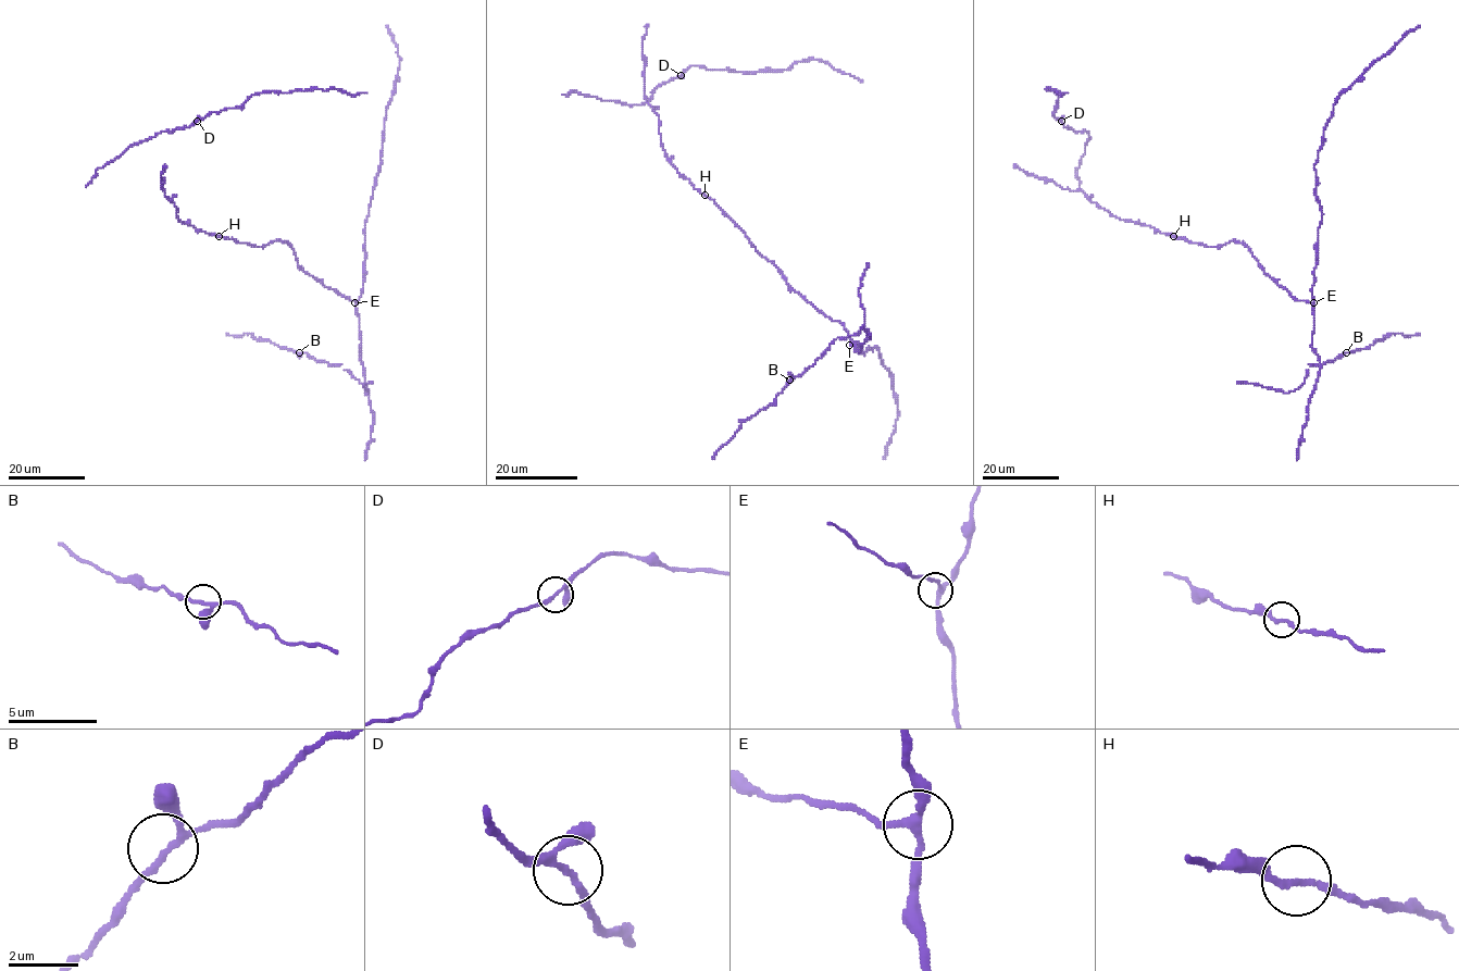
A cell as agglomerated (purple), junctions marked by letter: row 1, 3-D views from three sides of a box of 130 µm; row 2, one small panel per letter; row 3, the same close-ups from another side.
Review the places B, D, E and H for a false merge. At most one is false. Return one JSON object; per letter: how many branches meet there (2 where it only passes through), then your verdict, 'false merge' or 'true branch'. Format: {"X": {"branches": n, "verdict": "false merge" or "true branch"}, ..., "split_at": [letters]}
{"B": {"branches": 3, "verdict": "true branch"}, "D": {"branches": 3, "verdict": "true branch"}, "E": {"branches": 3, "verdict": "true branch"}, "H": {"branches": 2, "verdict": "true branch"}, "split_at": []}

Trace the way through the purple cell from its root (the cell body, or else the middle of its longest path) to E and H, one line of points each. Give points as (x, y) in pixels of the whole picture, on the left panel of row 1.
E: (257, 247), (274, 240), (286, 243), (306, 272), (354, 302)
H: (257, 247), (219, 236)

